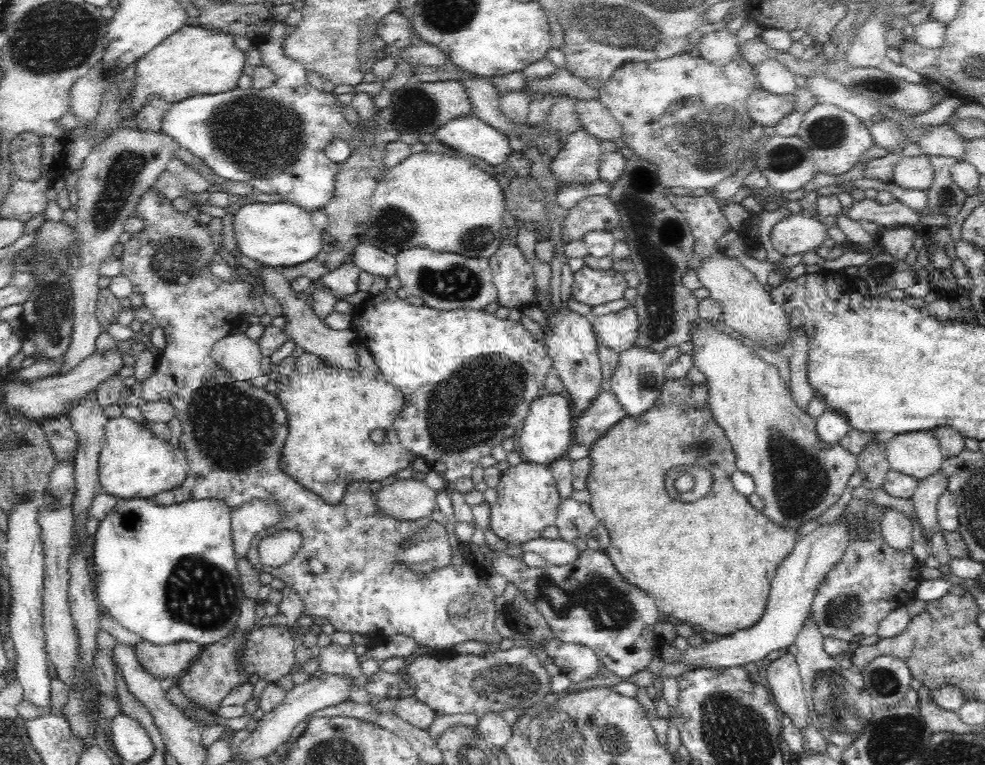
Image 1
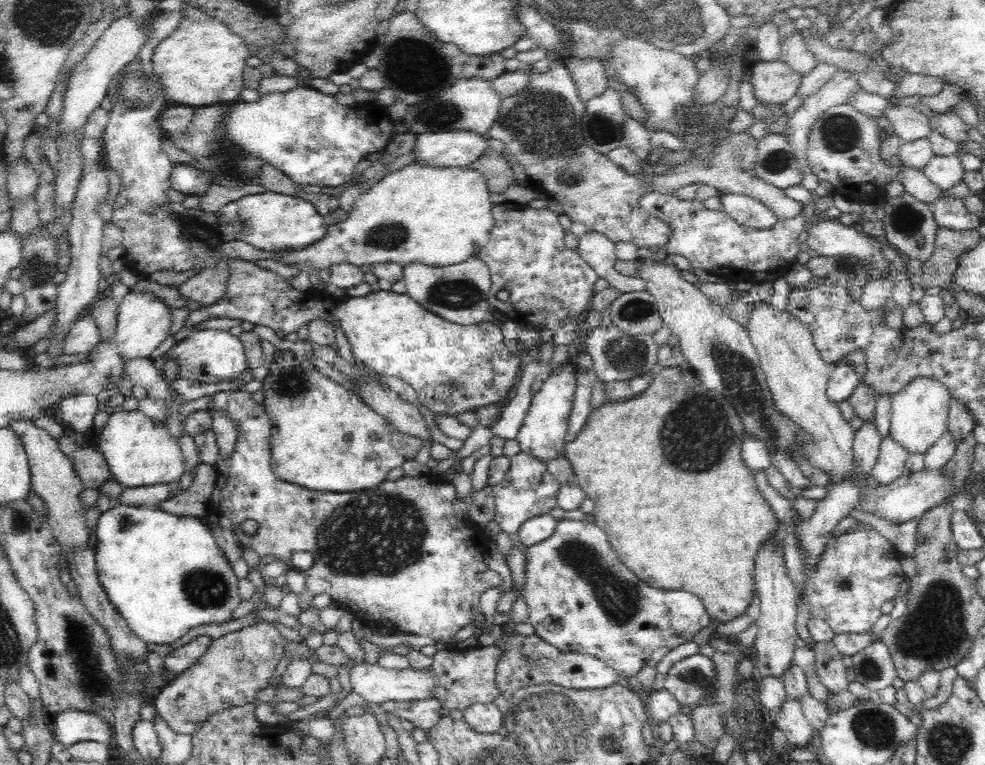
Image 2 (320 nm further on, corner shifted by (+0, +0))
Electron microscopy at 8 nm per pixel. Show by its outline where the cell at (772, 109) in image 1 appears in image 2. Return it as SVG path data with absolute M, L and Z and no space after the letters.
M778 59L758 61L751 67L753 92L756 100L783 106L798 93L802 78L791 66Z

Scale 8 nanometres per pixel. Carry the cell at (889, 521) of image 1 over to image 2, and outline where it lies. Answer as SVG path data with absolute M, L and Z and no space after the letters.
M887 435L882 439L877 463L871 470L872 477L880 486L891 485L897 478L902 476L905 468L905 460L908 458L908 451L892 439L892 435Z

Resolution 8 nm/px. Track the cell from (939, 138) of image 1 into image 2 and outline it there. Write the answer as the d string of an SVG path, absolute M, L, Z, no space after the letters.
M889 105L885 117L894 127L894 133L905 142L926 138L932 132L927 116L912 106Z

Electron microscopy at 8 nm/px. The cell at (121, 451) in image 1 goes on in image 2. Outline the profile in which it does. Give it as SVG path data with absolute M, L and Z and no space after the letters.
M138 409L132 411L117 411L108 416L106 424L99 426L99 436L96 439L96 449L100 451L112 471L113 478L123 487L136 488L139 486L152 486L157 484L168 484L179 481L185 472L185 460L178 441L170 436L163 422L157 422L148 418Z

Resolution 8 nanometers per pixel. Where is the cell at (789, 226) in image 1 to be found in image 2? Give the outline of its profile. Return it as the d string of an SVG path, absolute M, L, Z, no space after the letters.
M723 191L719 194L722 211L743 226L755 230L772 230L778 222L774 212L749 196Z

